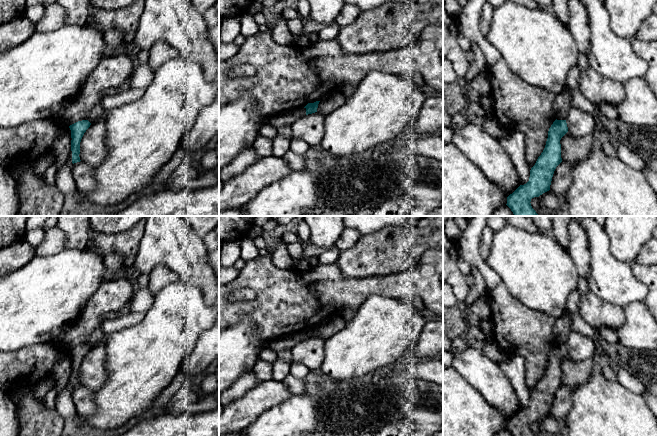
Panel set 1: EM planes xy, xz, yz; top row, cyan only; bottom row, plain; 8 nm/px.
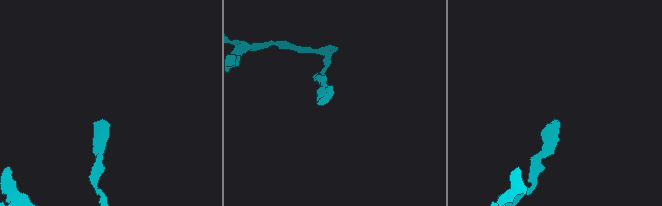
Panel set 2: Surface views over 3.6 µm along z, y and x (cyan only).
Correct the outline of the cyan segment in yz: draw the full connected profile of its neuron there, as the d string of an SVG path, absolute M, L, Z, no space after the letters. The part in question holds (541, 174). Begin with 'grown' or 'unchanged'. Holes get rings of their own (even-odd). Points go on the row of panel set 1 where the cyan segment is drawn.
unchanged; M555 120L548 131L548 138L545 148L538 157L535 165L530 170L529 181L520 185L512 194L507 197L507 206L514 216L539 216L531 206L531 199L539 197L550 190L552 177L556 167L562 162L561 158L561 138L568 132L566 120Z

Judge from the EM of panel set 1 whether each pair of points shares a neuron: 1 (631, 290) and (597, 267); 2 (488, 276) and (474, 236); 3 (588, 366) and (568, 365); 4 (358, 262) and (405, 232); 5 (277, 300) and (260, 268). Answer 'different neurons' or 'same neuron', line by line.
1: same neuron
2: same neuron
3: same neuron
4: same neuron
5: same neuron

